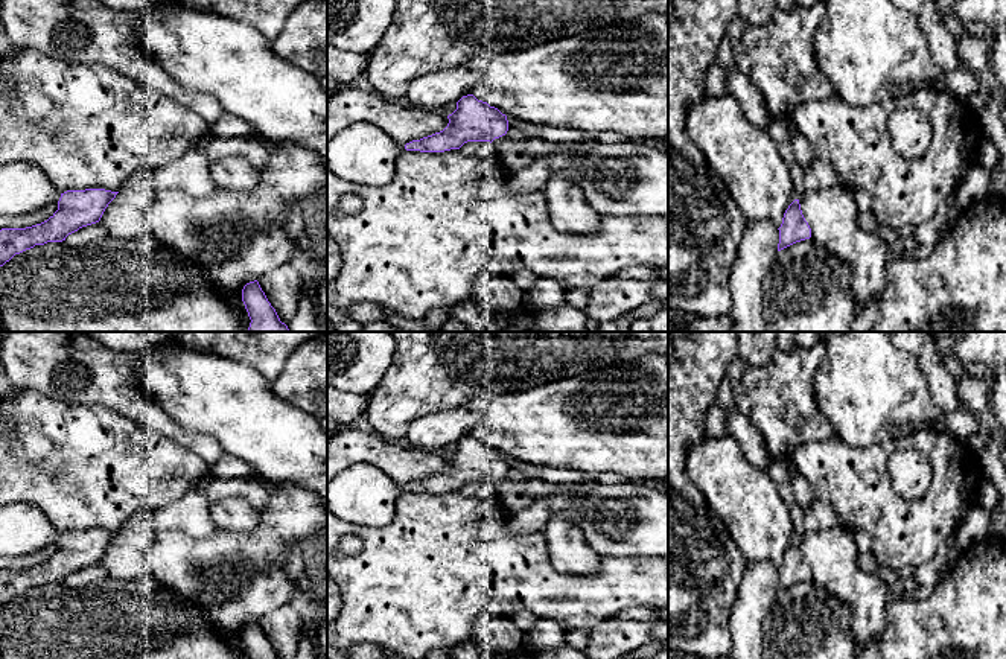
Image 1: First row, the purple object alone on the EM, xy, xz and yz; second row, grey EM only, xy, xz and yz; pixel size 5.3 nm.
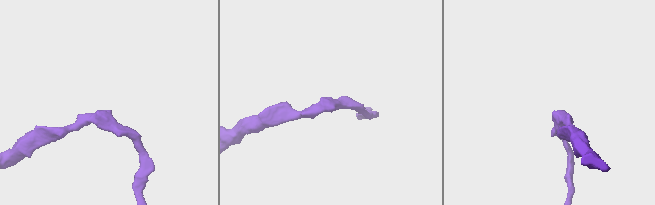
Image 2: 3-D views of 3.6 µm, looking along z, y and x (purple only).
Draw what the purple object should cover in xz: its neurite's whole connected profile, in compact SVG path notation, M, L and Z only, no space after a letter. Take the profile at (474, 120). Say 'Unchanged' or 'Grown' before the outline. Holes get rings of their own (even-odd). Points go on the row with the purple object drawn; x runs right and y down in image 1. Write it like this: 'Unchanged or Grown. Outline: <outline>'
Grown. Outline: M473 94L463 96L447 119L449 123L443 131L412 140L405 145L405 149L444 152L460 149L467 142L490 142L498 151L511 128L505 114Z

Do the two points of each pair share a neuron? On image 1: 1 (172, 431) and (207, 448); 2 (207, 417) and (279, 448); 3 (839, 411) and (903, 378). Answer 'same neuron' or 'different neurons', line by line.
1: same neuron
2: same neuron
3: same neuron

